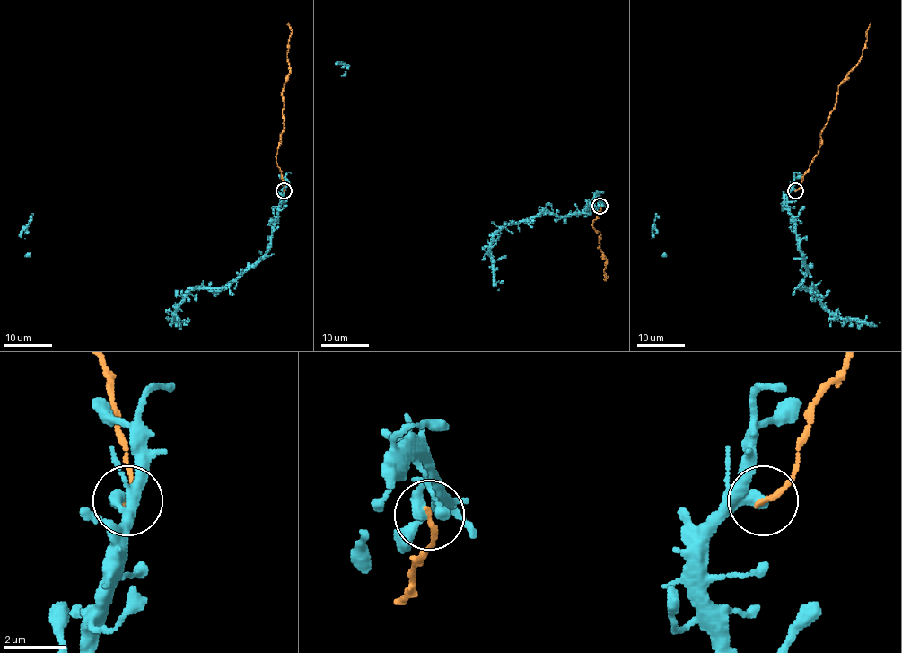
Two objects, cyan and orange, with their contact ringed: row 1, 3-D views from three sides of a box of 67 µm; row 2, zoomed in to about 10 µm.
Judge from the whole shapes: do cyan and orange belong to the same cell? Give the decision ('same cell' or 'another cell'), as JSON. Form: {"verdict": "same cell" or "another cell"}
{"verdict": "another cell"}

